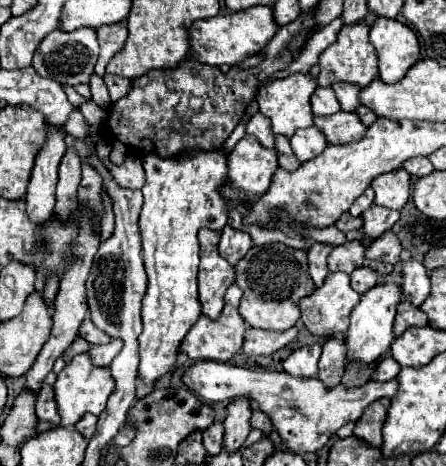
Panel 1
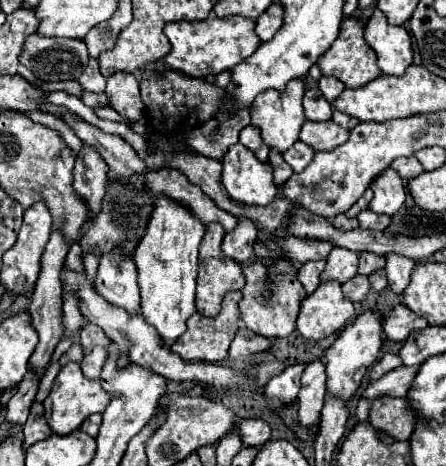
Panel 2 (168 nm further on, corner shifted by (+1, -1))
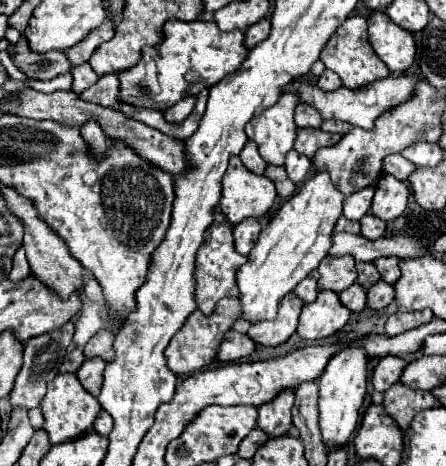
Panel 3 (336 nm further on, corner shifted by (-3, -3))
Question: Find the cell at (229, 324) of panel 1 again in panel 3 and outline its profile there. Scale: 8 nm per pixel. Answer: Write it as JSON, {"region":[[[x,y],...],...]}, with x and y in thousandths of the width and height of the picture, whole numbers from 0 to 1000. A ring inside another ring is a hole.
{"region":[[[500,637],[482,667],[473,676],[455,676],[446,663],[433,667],[419,689],[410,693],[410,702],[401,706],[401,715],[392,715],[392,723],[383,727],[379,745],[370,749],[370,766],[374,766],[374,788],[392,800],[392,805],[419,805],[433,796],[455,792],[460,783],[469,783],[482,770],[487,745],[496,740],[496,727],[504,719],[509,706],[522,702],[522,693],[536,685],[540,672],[540,650],[531,637]]]}

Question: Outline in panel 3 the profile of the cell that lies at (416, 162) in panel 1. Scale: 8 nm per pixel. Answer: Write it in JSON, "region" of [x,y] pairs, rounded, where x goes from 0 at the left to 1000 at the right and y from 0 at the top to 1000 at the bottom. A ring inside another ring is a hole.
{"region":[[[872,333],[859,345],[859,371],[872,371],[872,376],[890,380],[895,388],[908,388],[926,367],[930,367],[930,354],[922,345],[904,341],[899,333]]]}

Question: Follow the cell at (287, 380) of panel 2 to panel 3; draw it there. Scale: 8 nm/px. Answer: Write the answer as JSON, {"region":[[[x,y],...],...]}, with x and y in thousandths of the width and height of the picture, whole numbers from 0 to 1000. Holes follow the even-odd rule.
{"region":[[[635,839],[612,861],[581,873],[576,916],[603,938],[643,933],[652,921],[652,873],[661,865],[657,839]]]}

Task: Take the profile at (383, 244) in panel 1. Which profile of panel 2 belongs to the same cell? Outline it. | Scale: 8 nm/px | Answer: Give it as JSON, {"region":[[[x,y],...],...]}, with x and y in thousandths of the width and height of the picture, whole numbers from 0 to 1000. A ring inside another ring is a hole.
{"region":[[[805,543],[805,586],[832,590],[845,577],[863,573],[863,552],[850,552],[841,543]]]}

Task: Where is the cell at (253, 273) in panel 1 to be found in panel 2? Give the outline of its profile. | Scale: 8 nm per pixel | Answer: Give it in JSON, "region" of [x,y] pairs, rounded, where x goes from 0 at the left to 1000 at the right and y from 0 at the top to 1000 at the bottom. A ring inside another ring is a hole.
{"region":[[[635,552],[630,556],[576,556],[563,569],[549,569],[545,573],[549,616],[540,620],[545,642],[536,650],[536,667],[540,667],[540,685],[549,702],[590,723],[643,723],[661,706],[661,685],[670,672],[675,646],[688,637],[688,629],[702,629],[711,612],[720,607],[715,590],[724,573],[729,573],[729,560],[688,560],[675,569],[670,590],[666,590],[661,569]]]}

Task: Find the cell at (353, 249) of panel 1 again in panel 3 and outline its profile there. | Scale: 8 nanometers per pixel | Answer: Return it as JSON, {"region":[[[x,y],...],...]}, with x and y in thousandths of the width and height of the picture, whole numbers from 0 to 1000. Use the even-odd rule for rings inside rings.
{"region":[[[733,547],[715,564],[711,582],[715,582],[715,603],[711,603],[715,620],[738,620],[738,624],[751,624],[751,629],[774,624],[800,599],[796,556],[787,556],[787,547],[774,547],[774,552]]]}

